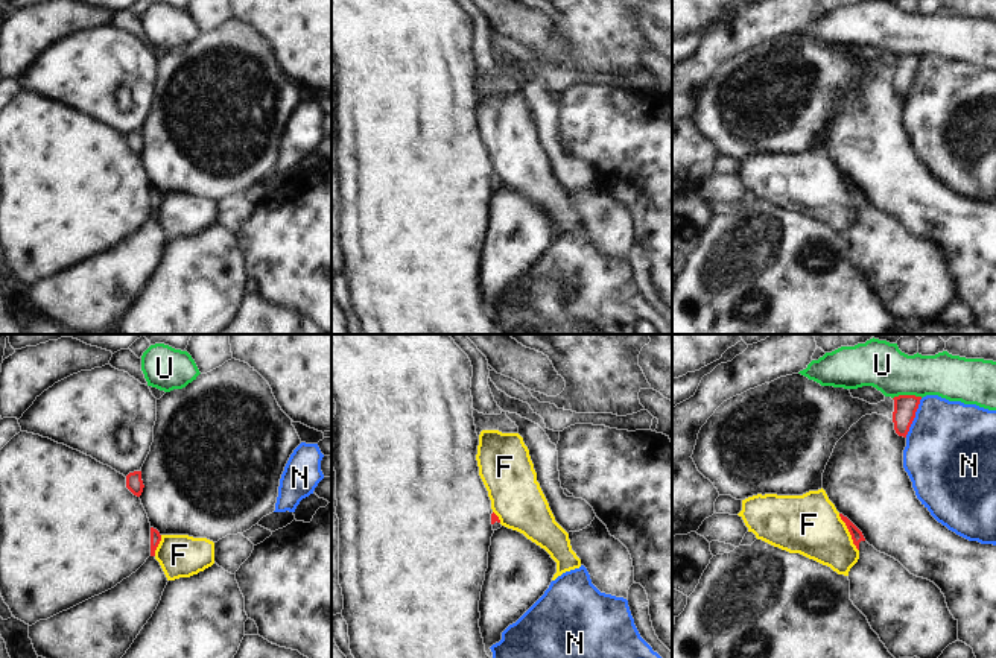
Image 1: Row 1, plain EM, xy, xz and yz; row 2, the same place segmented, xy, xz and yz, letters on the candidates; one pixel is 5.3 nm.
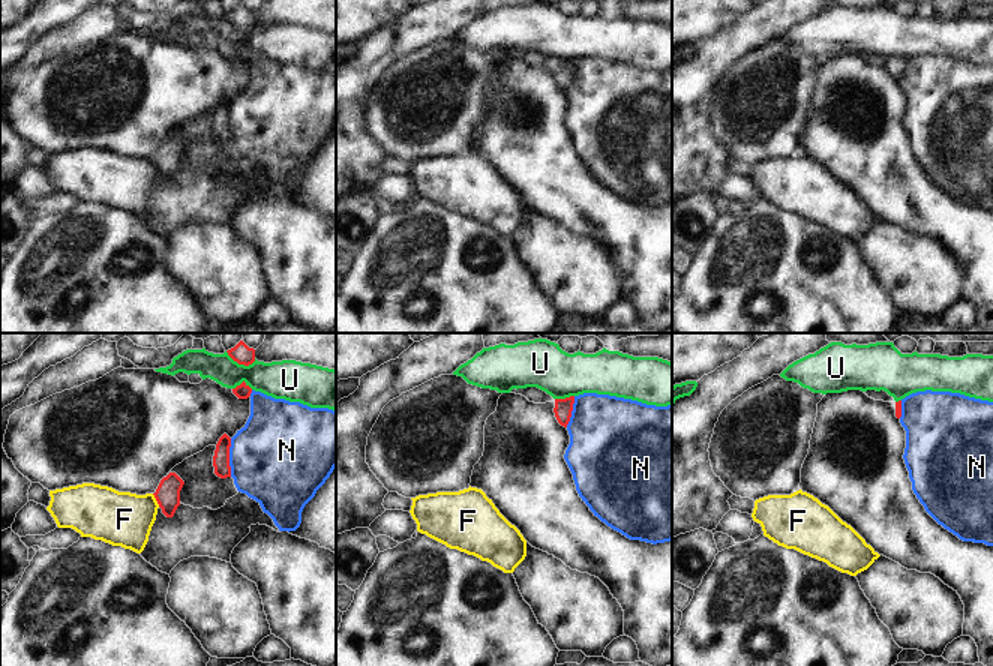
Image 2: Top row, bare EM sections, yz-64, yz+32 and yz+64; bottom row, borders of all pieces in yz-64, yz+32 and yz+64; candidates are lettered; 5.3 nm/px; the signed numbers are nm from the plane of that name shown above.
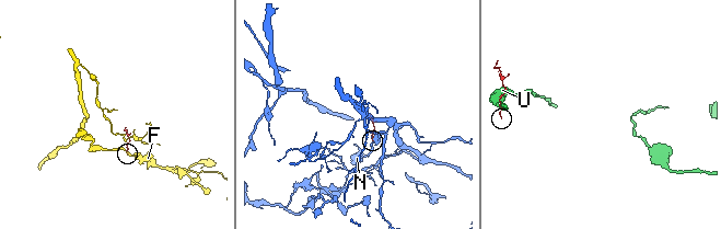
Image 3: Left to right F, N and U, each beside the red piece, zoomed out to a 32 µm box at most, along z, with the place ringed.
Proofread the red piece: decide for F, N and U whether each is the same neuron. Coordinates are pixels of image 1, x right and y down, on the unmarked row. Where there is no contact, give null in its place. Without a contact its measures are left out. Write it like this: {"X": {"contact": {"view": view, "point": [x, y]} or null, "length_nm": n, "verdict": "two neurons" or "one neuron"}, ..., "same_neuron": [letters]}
{"F": {"contact": {"view": "yz", "point": [849, 190]}, "length_nm": 220, "verdict": "two neurons"}, "N": {"contact": {"view": "yz", "point": [914, 76]}, "length_nm": 220, "verdict": "two neurons"}, "U": {"contact": {"view": "yz", "point": [907, 55]}, "length_nm": 160, "verdict": "two neurons"}, "same_neuron": []}

